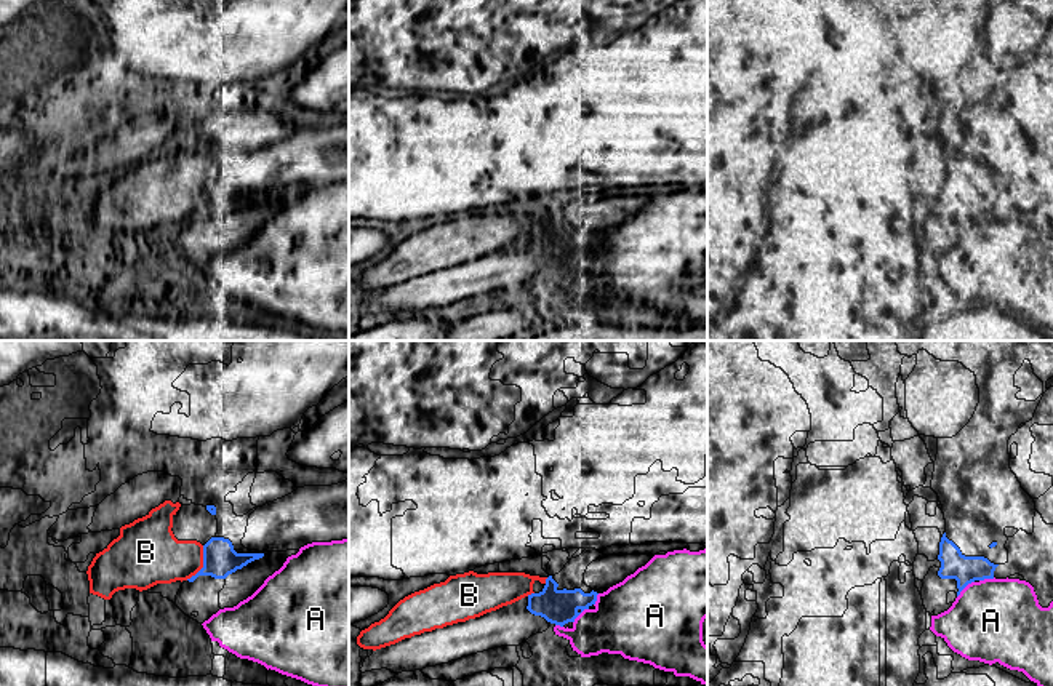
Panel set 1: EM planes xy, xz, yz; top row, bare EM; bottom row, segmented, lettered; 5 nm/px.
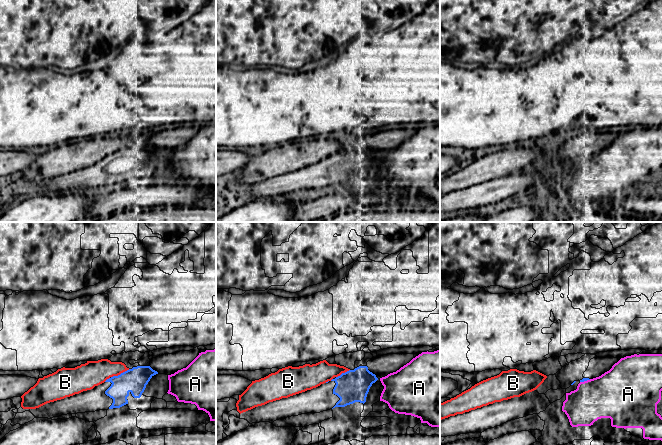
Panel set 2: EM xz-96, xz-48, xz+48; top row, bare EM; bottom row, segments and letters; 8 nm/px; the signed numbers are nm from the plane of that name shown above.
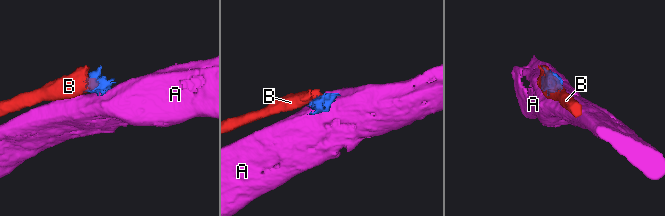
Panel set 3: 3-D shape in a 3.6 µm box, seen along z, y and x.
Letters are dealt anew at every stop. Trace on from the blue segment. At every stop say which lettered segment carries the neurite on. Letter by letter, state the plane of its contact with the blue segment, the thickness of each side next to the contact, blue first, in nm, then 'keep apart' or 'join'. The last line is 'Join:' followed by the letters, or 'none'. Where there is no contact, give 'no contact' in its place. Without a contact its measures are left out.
A: yz | 140/420 nm | keep apart
B: xy | 170/280 nm | keep apart
Join: none

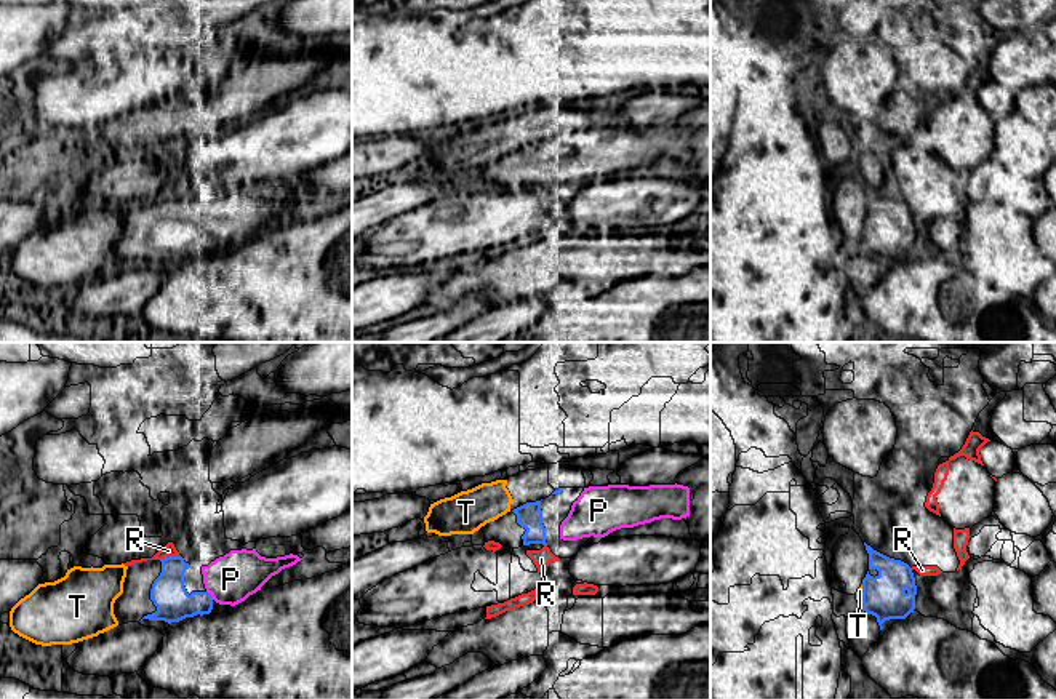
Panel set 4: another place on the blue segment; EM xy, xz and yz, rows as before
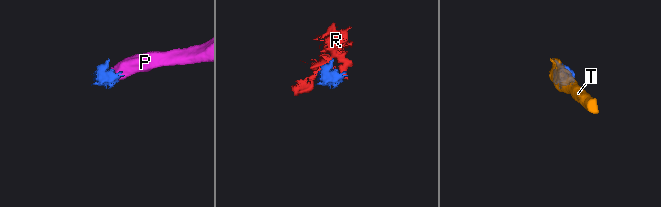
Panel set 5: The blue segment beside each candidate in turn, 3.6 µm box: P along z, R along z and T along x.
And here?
P: xy | 180/240 nm | join
R: xy | 180/60 nm | keep apart
T: yz | 220/30 nm | keep apart
Join: P

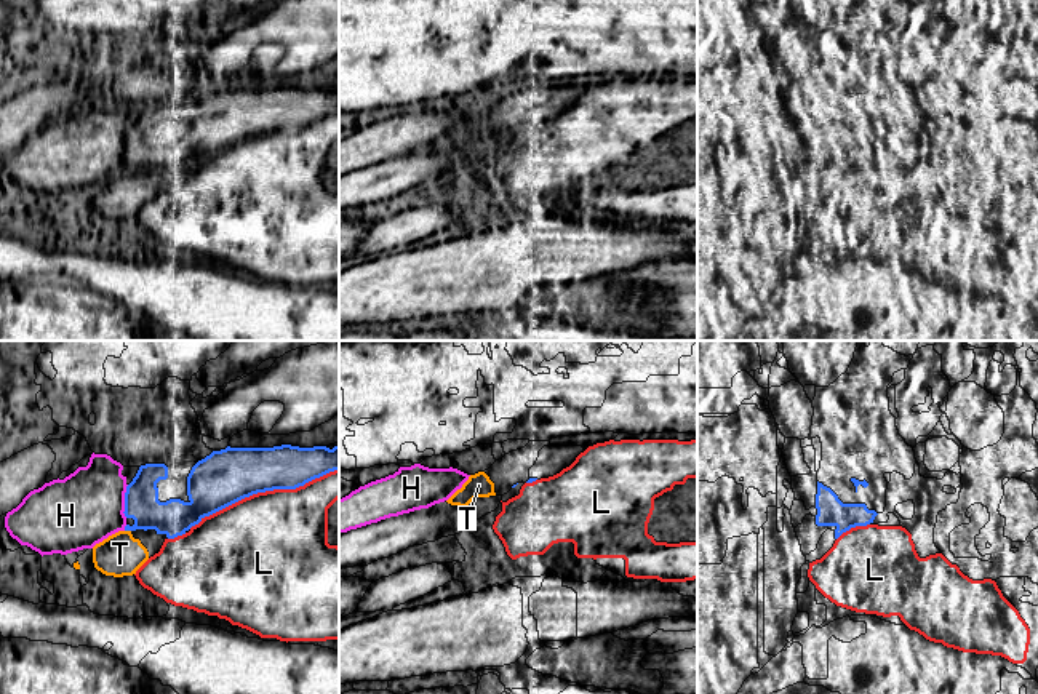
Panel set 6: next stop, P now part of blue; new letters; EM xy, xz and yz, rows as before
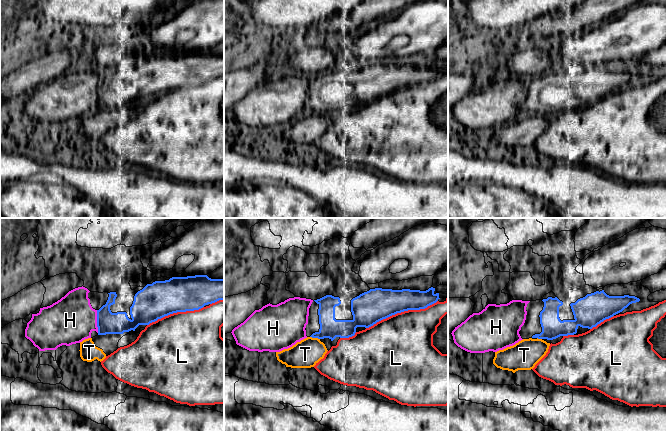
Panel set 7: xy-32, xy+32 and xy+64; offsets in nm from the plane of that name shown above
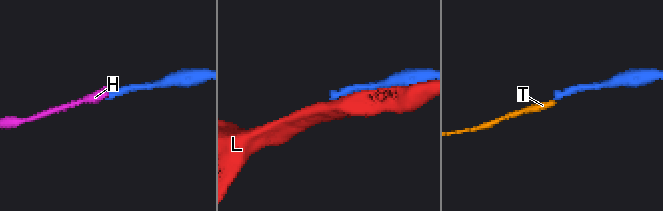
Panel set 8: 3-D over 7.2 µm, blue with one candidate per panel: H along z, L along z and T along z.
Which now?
H: xy | 180/360 nm | keep apart
L: xy | 280/500 nm | keep apart
T: xy | 180/220 nm | keep apart
Join: none

